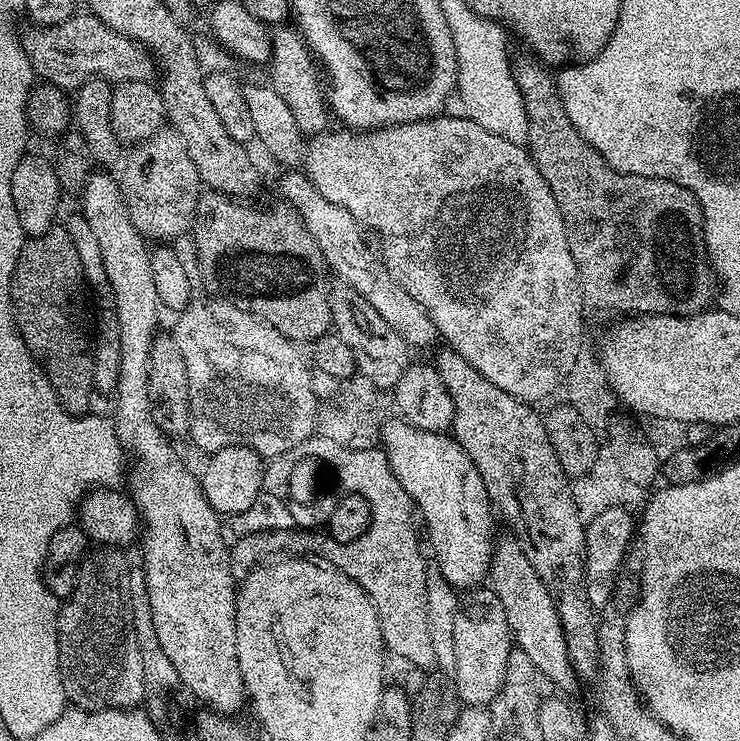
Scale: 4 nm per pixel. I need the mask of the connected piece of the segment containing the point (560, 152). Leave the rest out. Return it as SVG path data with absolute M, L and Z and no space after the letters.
M531 54L523 55L518 58L516 56L511 63L514 80L518 84L518 90L524 96L526 118L529 122L526 147L532 156L532 160L538 166L542 178L546 178L546 186L550 186L550 190L554 194L554 202L558 202L558 210L562 214L562 222L566 230L566 242L570 242L570 254L574 254L574 266L578 266L578 278L580 279L580 289L584 295L585 305L591 311L593 308L594 311L601 312L604 316L612 316L611 318L624 318L629 314L692 316L695 312L705 311L711 305L708 303L711 300L713 303L717 299L718 281L715 272L712 271L711 264L708 262L708 251L704 248L702 208L698 206L698 200L694 198L694 194L690 190L686 190L686 186L678 186L678 182L670 182L666 178L639 176L633 172L614 170L608 165L606 158L602 158L602 154L598 154L598 150L594 150L594 146L590 146L584 141L582 134L578 134L578 130L570 122L570 118L562 106L562 98L556 85L556 76L553 69L545 64L543 60L537 60Z

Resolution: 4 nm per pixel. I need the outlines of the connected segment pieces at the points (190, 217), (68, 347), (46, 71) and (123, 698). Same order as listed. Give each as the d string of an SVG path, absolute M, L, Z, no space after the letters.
M165 126L150 139L142 140L133 147L123 161L118 183L124 195L126 210L130 210L130 218L145 240L172 242L168 240L178 239L187 228L189 231L193 227L202 185L194 162L190 162L186 142L175 128Z
M53 226L50 231L41 236L33 236L25 239L24 249L18 254L18 262L16 269L12 275L12 313L16 319L18 330L22 334L22 338L26 342L26 346L30 350L30 354L40 363L40 369L48 375L50 386L54 390L54 394L58 398L58 402L68 411L71 416L82 416L89 411L88 408L92 404L92 396L94 397L95 380L94 380L94 358L93 358L93 339L94 339L94 320L90 315L88 317L88 294L90 296L90 288L84 279L82 264L79 261L78 250L74 248L74 242L71 241L70 234L64 226Z
M74 14L70 18L66 18L62 22L58 22L57 24L46 24L43 26L28 26L28 29L23 29L22 32L22 43L24 45L24 49L26 50L26 54L30 58L30 62L32 63L32 71L35 73L37 77L41 81L53 84L55 88L62 88L65 90L75 90L77 88L84 87L84 84L88 80L95 80L97 78L103 78L109 82L115 82L116 84L121 84L122 82L126 82L127 80L146 80L151 81L152 71L155 73L158 68L157 61L154 59L153 53L149 51L145 45L140 44L136 40L130 39L128 36L123 36L122 34L118 34L116 31L109 26L109 24L103 24L99 18L91 14L83 14L84 16L80 16L81 14Z
M107 546L93 547L88 555L84 557L83 562L80 563L78 582L68 596L68 599L61 603L60 614L56 618L58 654L60 655L60 677L62 678L62 686L64 687L65 701L67 701L69 705L86 708L89 712L97 712L103 708L135 708L146 696L144 671L142 670L142 654L140 653L140 643L136 641L136 621L132 618L133 569L131 567L128 568L128 560L124 555L125 553L119 548L109 548Z

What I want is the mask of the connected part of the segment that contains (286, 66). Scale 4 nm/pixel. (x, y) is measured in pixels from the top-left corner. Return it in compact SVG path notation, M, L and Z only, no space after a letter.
M278 26L271 31L272 57L268 64L270 85L288 104L302 134L314 138L327 131L330 126L327 95L323 85L320 86L318 82L320 72L311 49L294 28L284 27Z

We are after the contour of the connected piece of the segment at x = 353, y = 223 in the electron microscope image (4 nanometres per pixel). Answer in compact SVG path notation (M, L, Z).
M288 170L284 174L280 180L280 192L284 195L281 197L300 213L306 230L310 230L318 242L329 269L335 275L337 272L340 275L337 277L343 283L358 290L358 294L362 294L362 298L366 298L366 302L370 302L370 306L374 306L374 310L378 310L378 314L382 314L382 318L386 318L391 328L413 349L428 348L432 343L437 343L436 324L430 314L418 302L414 302L414 298L410 298L410 294L406 294L406 290L402 290L402 286L398 286L396 279L388 273L388 268L374 251L373 245L371 248L364 241L366 232L362 225L342 206L318 194L314 182L310 182L303 171Z

